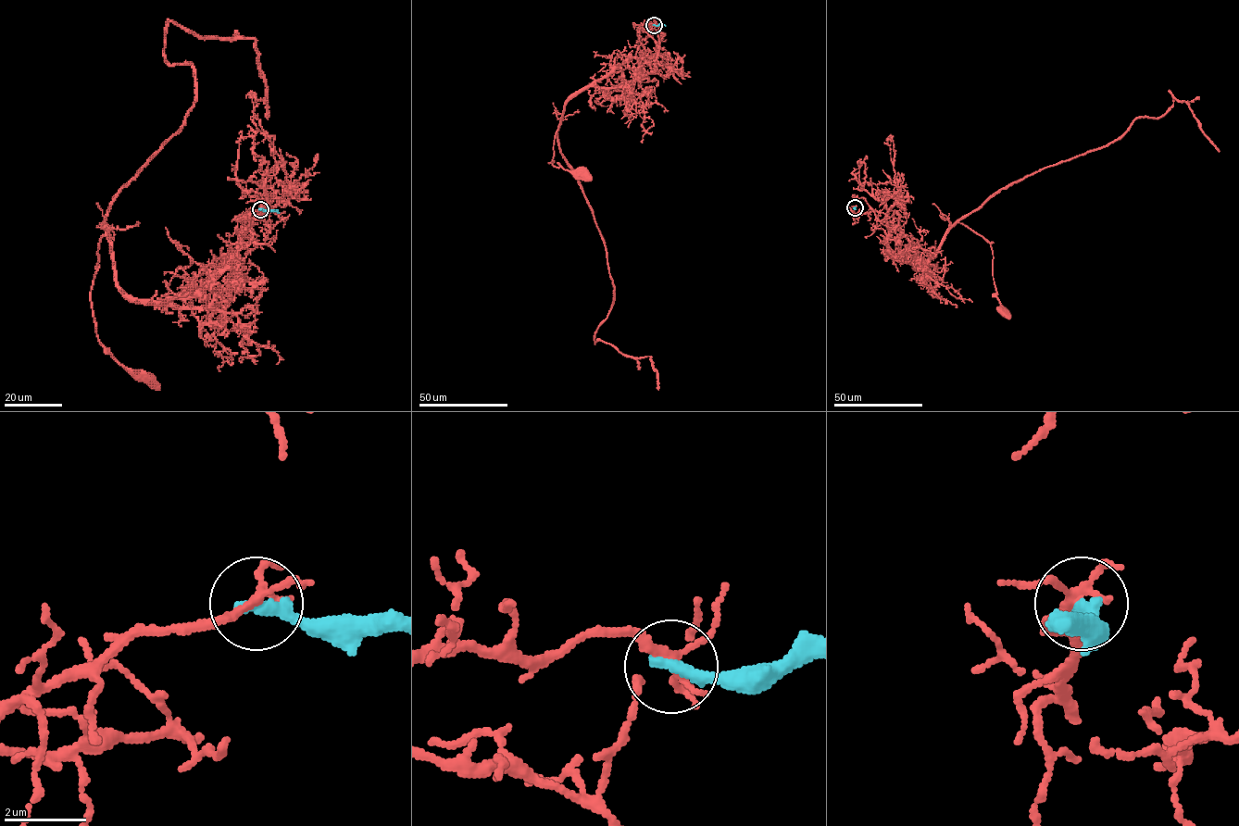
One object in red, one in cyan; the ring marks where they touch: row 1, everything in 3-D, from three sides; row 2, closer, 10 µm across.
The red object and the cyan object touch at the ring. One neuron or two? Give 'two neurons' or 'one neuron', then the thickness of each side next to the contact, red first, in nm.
two neurons | 190/380 nm

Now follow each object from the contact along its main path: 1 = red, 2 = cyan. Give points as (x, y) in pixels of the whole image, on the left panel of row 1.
1: (260, 208), (235, 218), (248, 219), (235, 256), (183, 297), (135, 301), (101, 237), (99, 342), (146, 378)
2: (260, 208), (280, 212)

